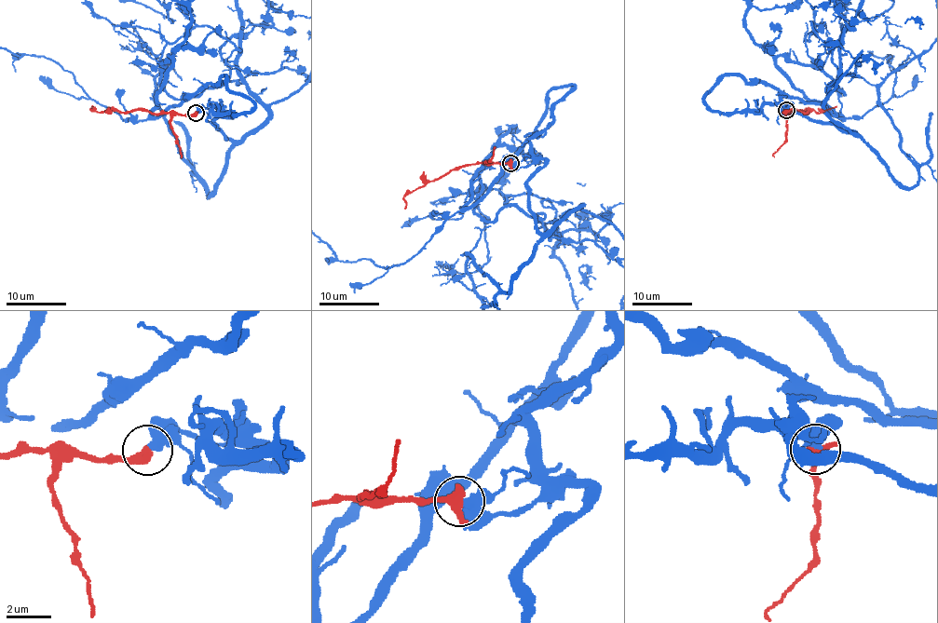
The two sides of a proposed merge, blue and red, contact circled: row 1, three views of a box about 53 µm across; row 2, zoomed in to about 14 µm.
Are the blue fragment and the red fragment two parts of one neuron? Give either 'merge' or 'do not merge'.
do not merge

